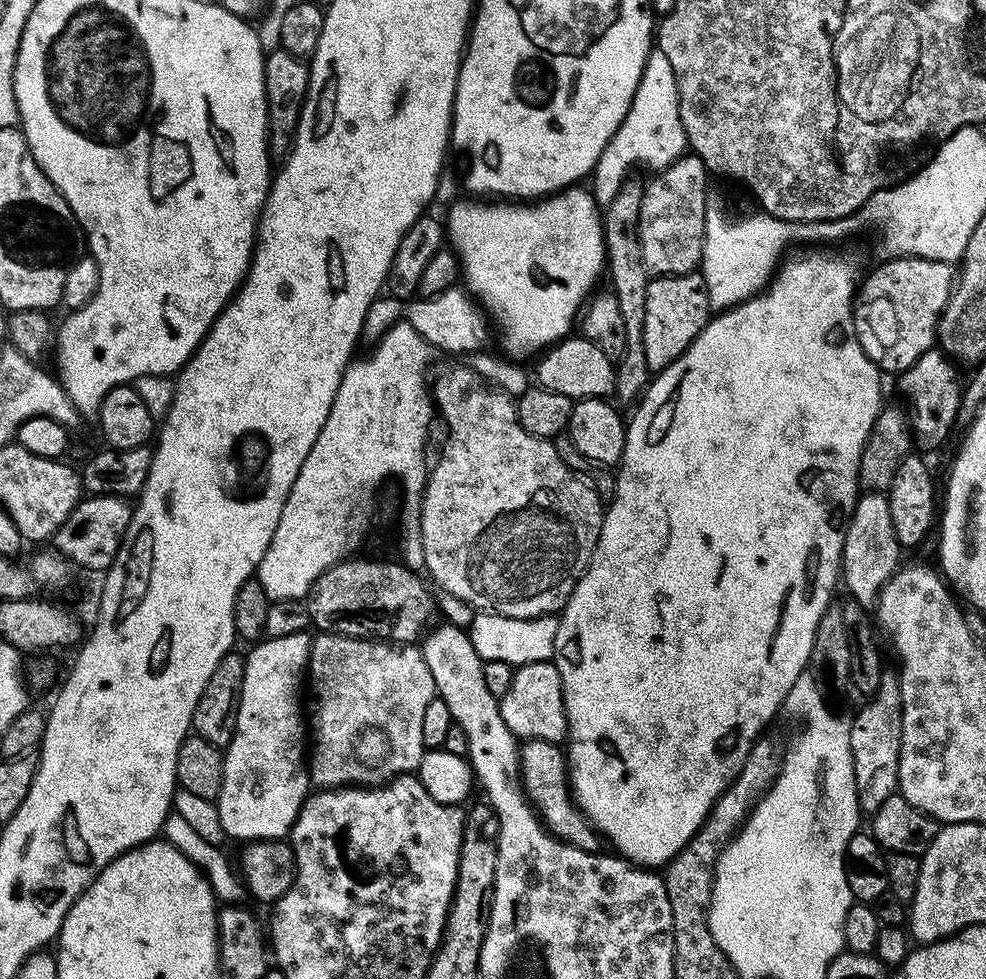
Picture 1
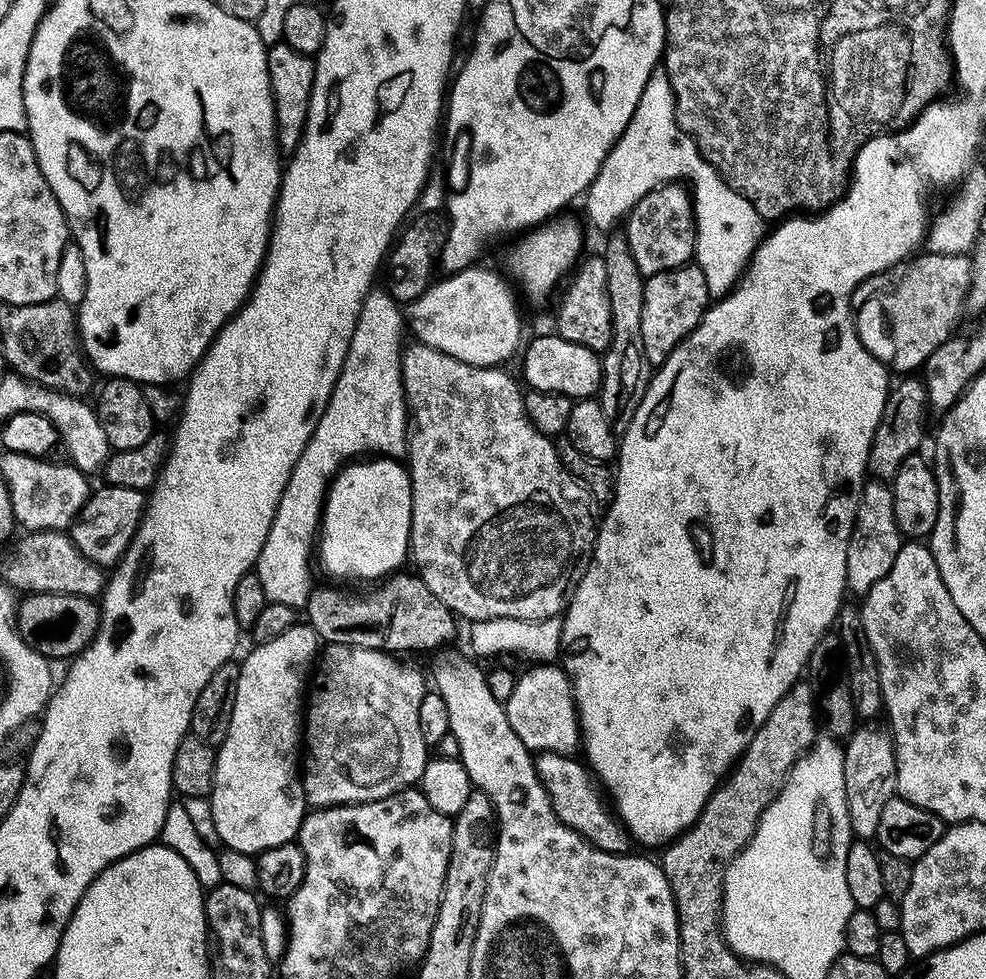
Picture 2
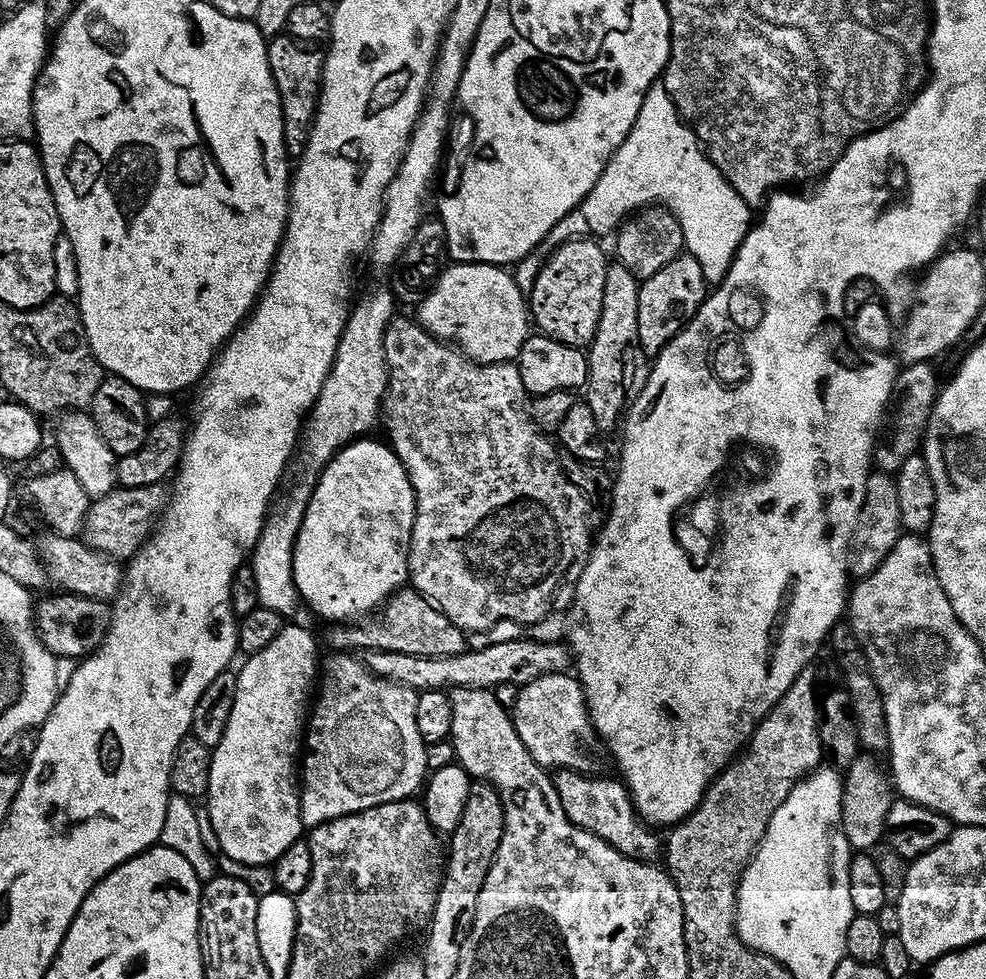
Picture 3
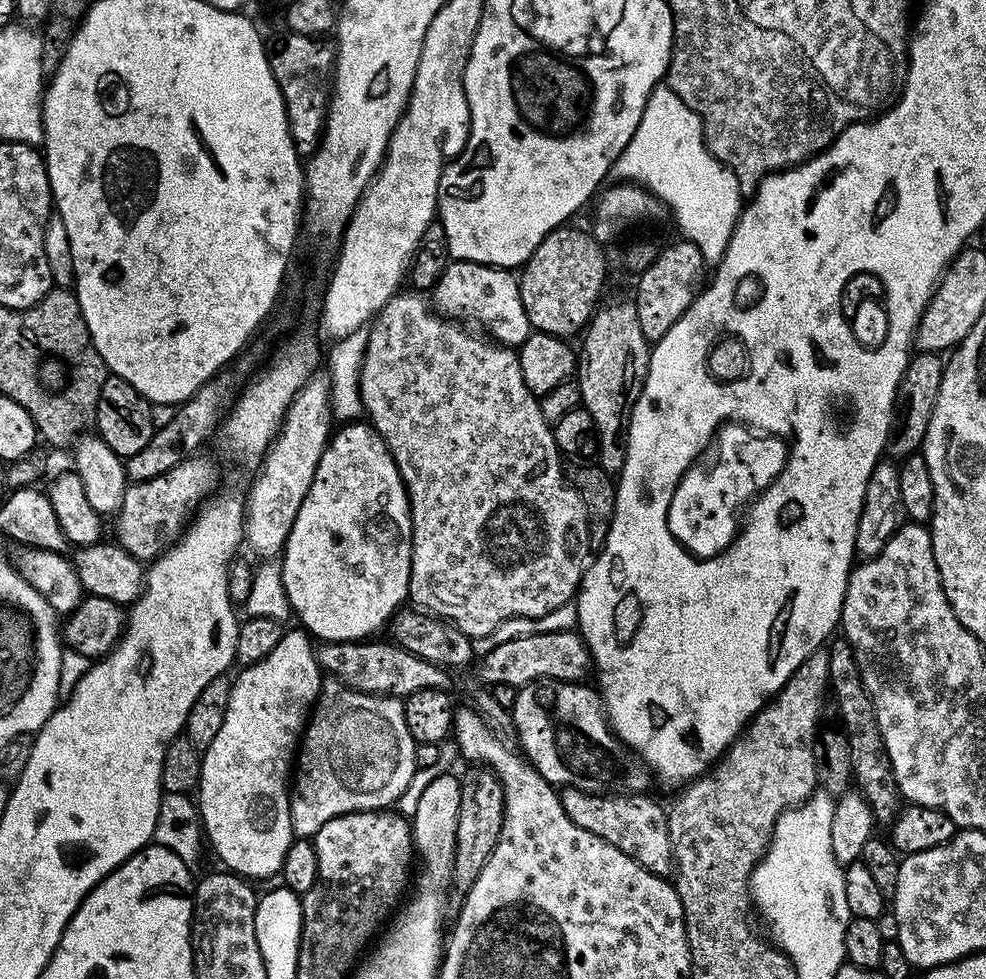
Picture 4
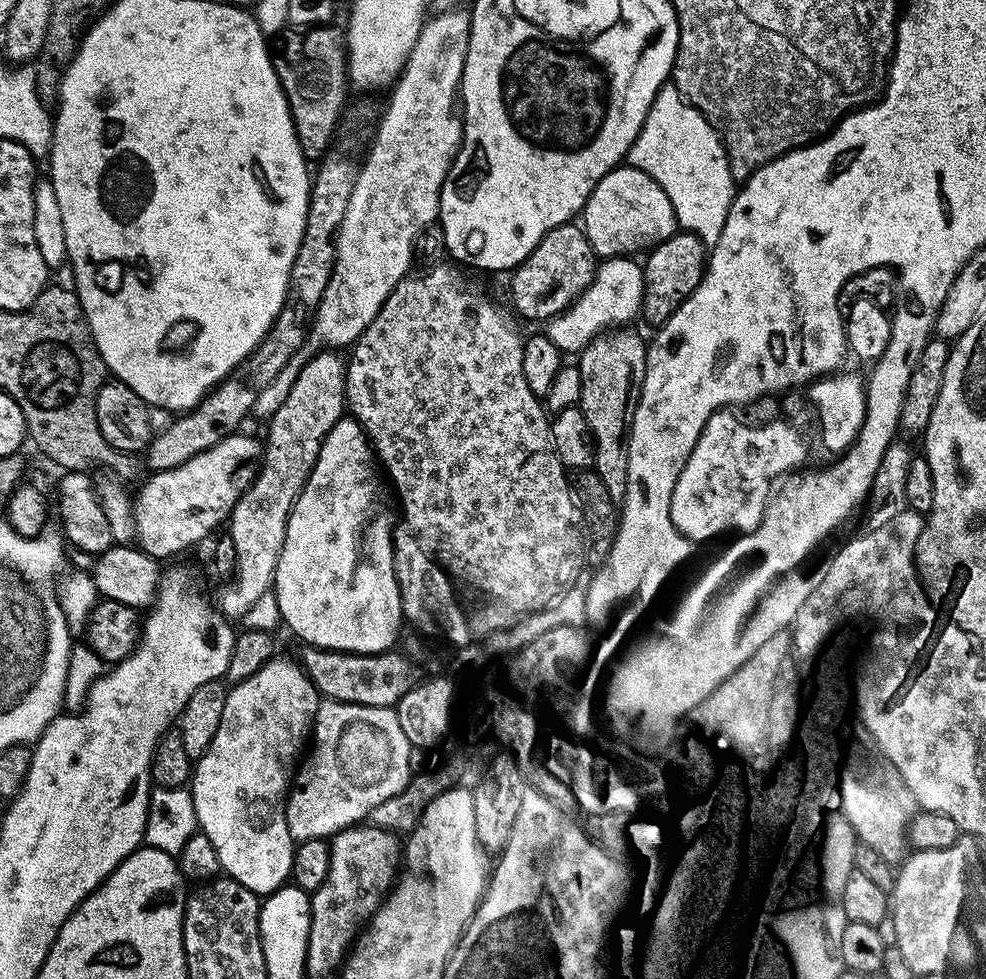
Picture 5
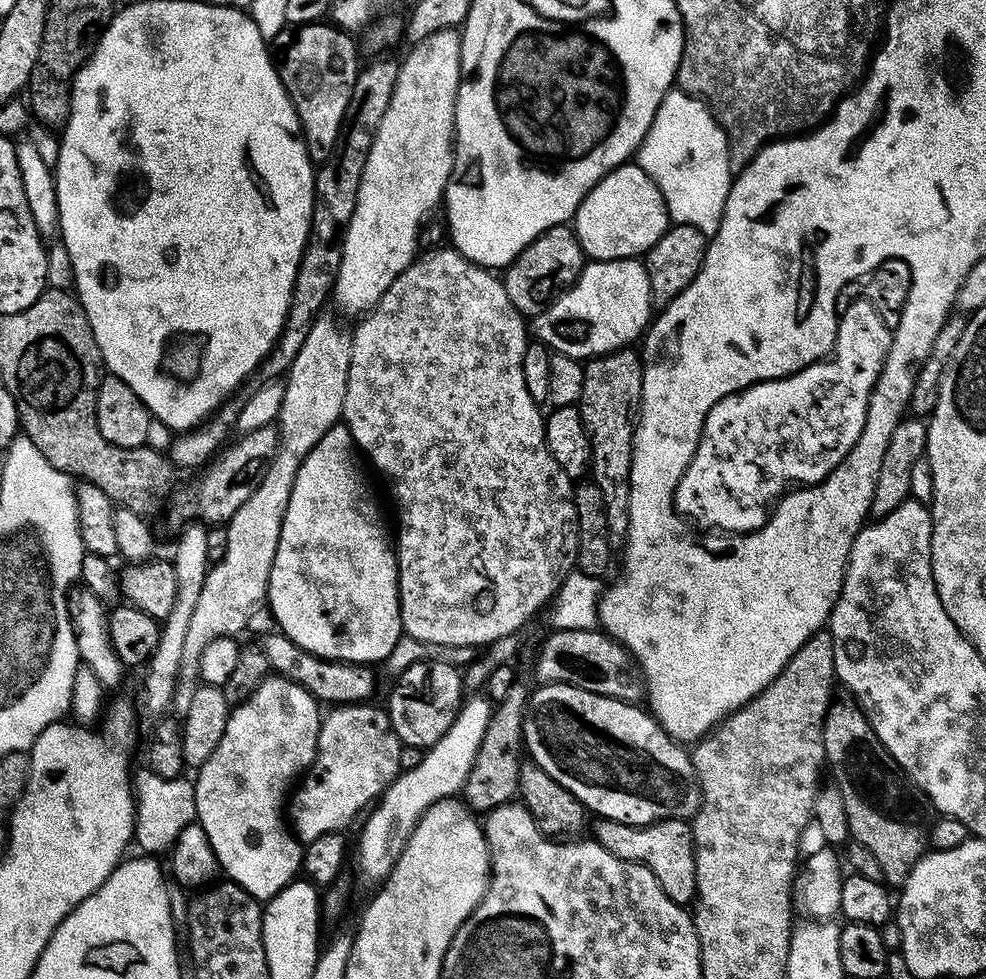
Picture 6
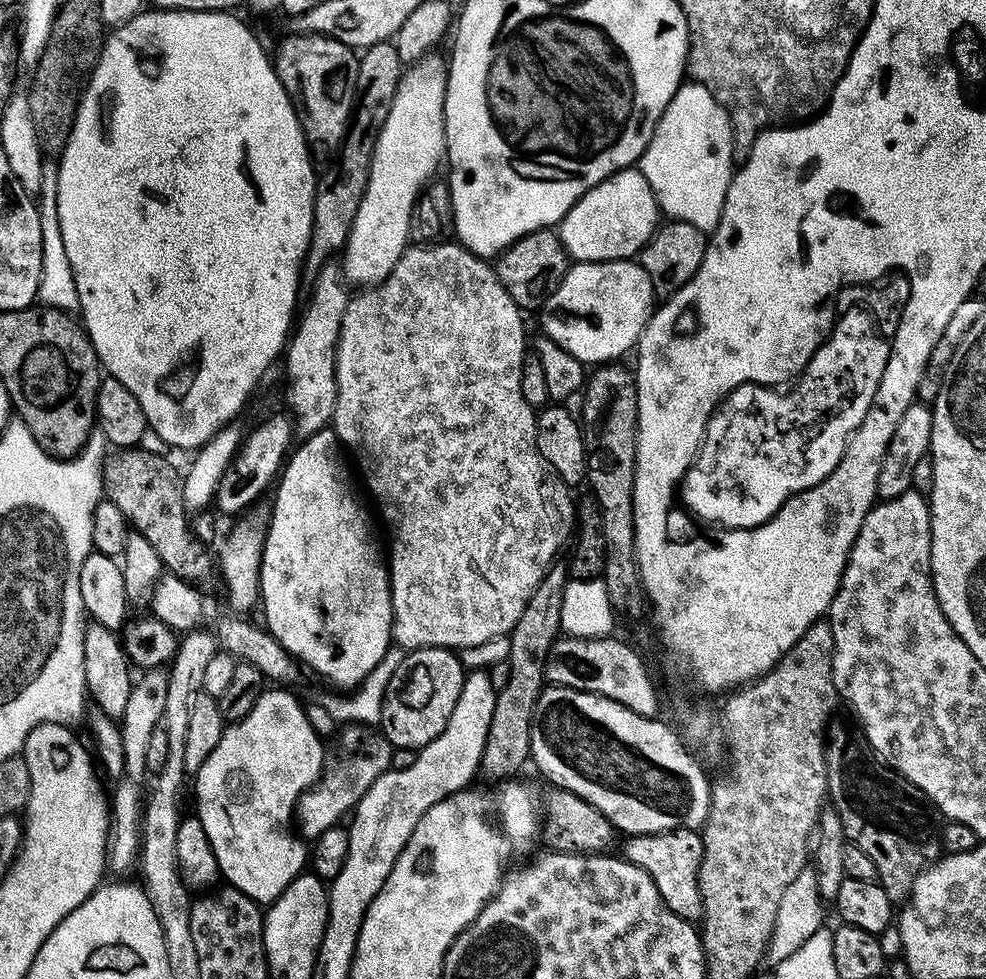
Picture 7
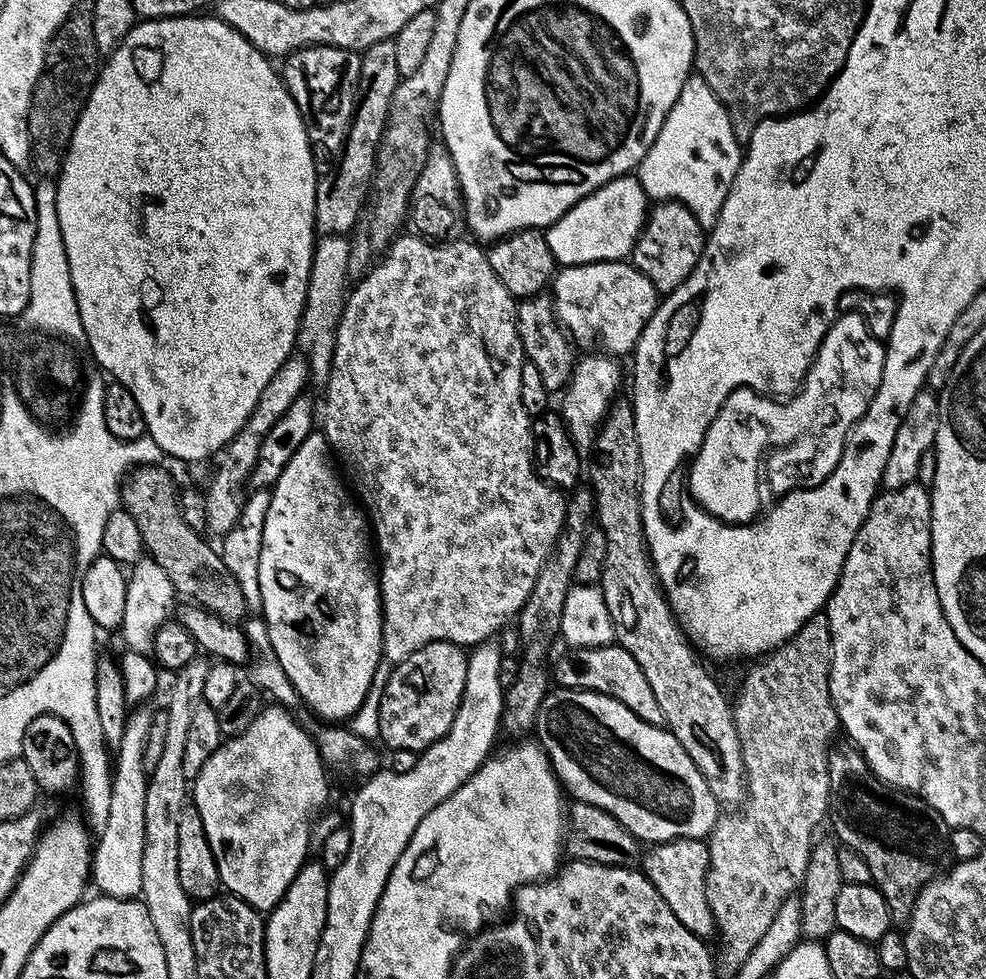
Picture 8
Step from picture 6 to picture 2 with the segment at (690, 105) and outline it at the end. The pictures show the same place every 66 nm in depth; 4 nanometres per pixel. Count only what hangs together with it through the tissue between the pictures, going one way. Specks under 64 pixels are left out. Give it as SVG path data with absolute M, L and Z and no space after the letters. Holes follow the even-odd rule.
M657 70L650 74L626 130L616 139L610 154L606 154L594 182L584 193L584 212L598 231L608 234L617 227L616 220L627 217L644 193L661 184L680 181L690 185L692 209L696 215L694 262L702 274L706 274L709 297L727 296L764 239L766 222L758 210L750 206L748 199L738 194L738 190L724 181L720 171L704 160L696 143L678 126L670 78L663 70Z

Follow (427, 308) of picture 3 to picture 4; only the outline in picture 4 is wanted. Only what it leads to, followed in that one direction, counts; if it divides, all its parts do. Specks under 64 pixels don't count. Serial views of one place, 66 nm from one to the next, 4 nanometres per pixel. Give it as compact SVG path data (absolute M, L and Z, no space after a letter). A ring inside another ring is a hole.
M465 260L449 261L443 274L440 275L439 282L432 290L432 295L434 295L434 298L432 297L433 307L439 315L455 320L466 320L468 316L476 318L490 330L489 335L505 347L518 348L532 331L522 304L519 279L509 269L494 268L488 264L466 262Z

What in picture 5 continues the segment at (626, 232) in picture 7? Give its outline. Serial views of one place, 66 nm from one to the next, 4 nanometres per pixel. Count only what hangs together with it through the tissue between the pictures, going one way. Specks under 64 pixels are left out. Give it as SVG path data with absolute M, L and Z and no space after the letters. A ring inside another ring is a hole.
M631 166L612 168L610 174L606 174L606 178L594 186L584 204L582 227L597 257L603 259L650 250L678 230L676 215L670 206L670 198L666 198L666 190L662 190L662 186L658 186L650 174Z

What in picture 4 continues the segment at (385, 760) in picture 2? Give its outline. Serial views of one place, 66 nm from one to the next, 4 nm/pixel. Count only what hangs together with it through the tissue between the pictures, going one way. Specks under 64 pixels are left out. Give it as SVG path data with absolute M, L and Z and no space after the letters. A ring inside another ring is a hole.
M325 679L294 760L294 779L290 784L290 822L293 833L300 838L312 838L323 824L330 822L330 818L351 812L384 810L392 806L411 786L412 775L417 775L416 745L406 726L403 699L359 692L347 688L338 680Z

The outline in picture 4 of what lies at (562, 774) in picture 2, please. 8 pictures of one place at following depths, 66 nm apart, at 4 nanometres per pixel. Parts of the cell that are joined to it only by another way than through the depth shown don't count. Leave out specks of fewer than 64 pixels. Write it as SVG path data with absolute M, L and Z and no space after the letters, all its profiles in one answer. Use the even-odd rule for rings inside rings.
M567 786L561 787L559 794L566 810L566 818L570 818L574 826L582 826L582 830L590 830L590 834L602 837L606 842L610 842L610 846L622 850L622 854L634 858L634 862L638 862L656 876L668 878L673 875L670 826L665 805L647 800L649 797L644 794L633 798L628 794L583 792Z

